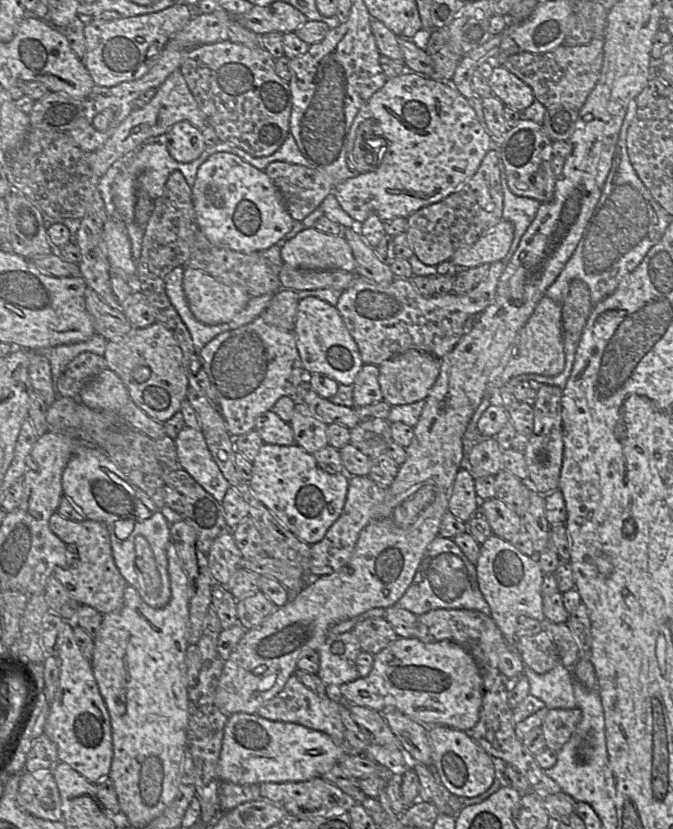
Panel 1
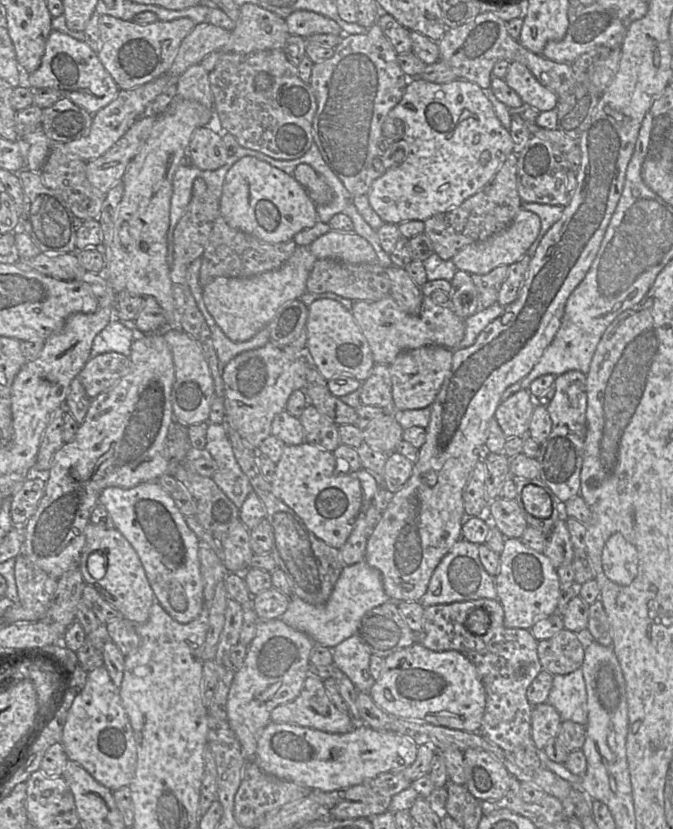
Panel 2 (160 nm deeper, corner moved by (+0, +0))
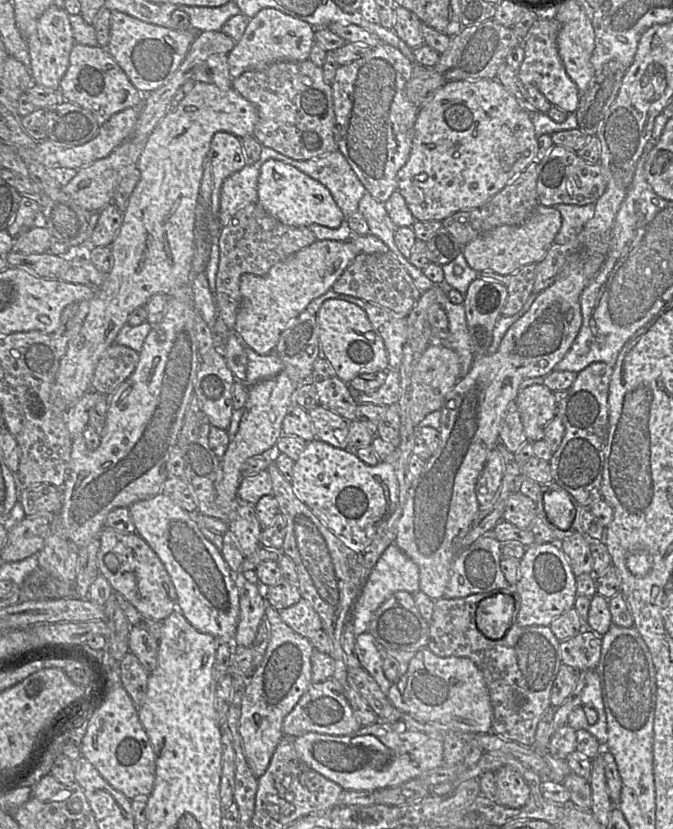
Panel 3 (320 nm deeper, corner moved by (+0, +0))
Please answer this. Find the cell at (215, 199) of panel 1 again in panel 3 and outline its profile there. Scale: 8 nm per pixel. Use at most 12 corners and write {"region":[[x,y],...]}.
{"region":[[279,160],[260,167],[258,203],[290,226],[338,228],[323,184]]}

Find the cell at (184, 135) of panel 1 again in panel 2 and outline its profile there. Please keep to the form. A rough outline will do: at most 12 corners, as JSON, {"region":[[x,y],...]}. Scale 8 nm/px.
{"region":[[199,127],[187,161],[200,170],[222,167],[229,155],[221,135]]}

